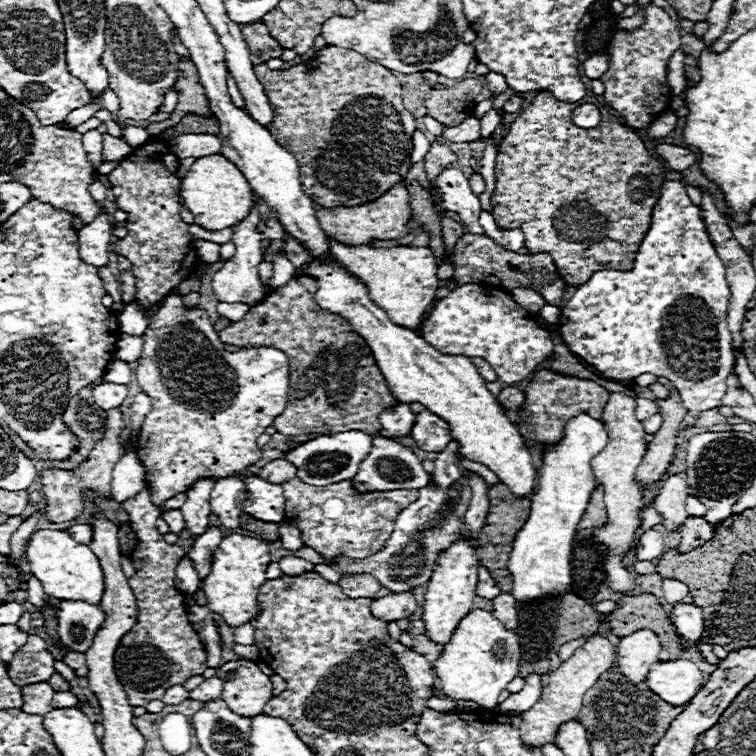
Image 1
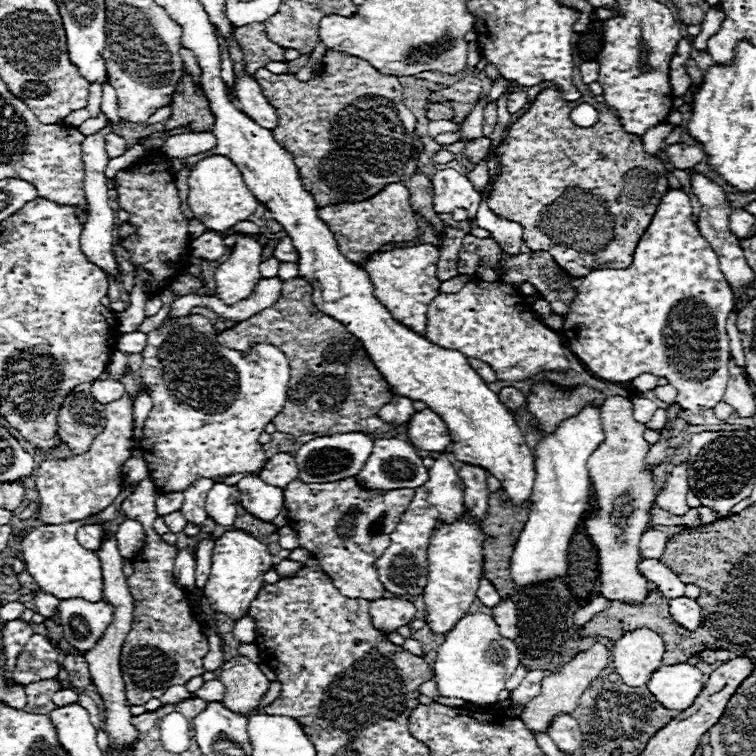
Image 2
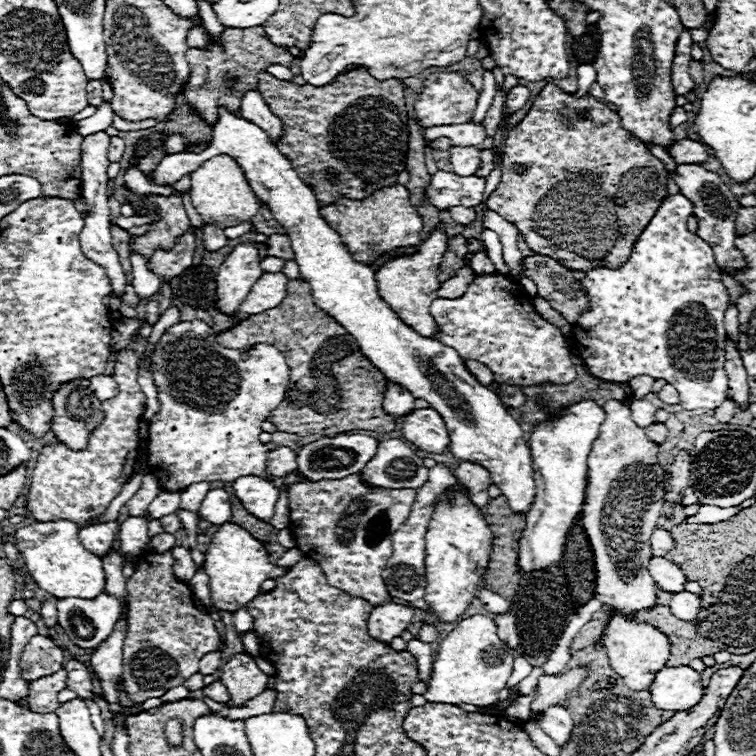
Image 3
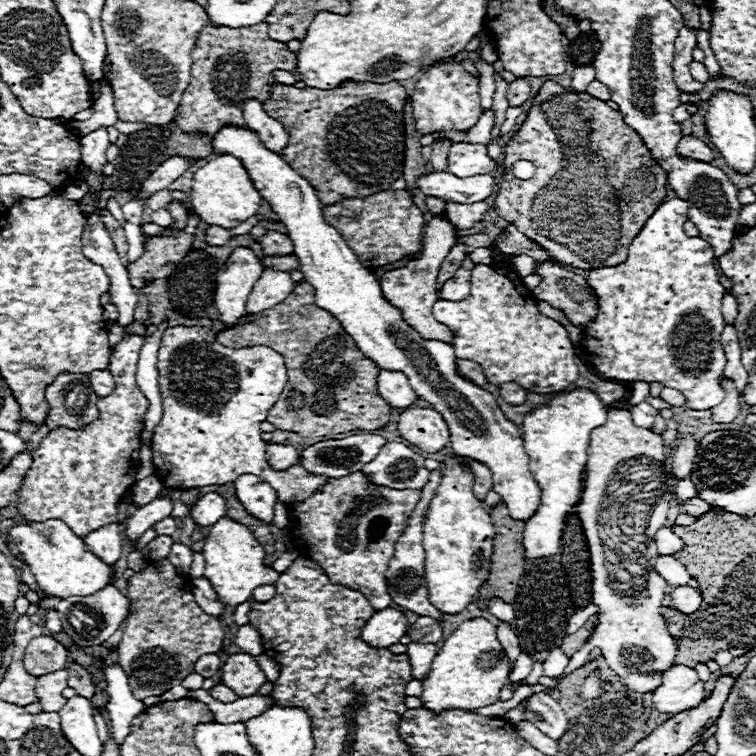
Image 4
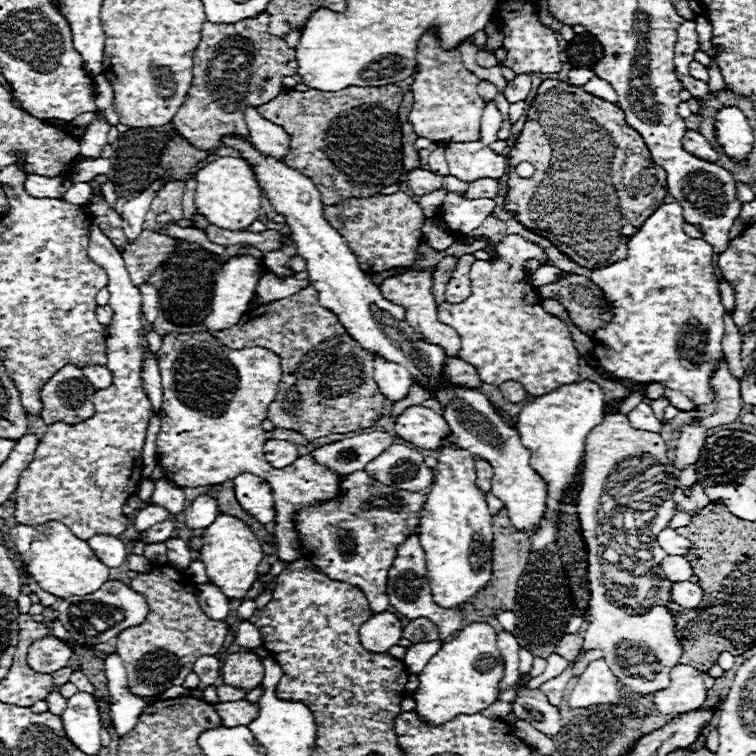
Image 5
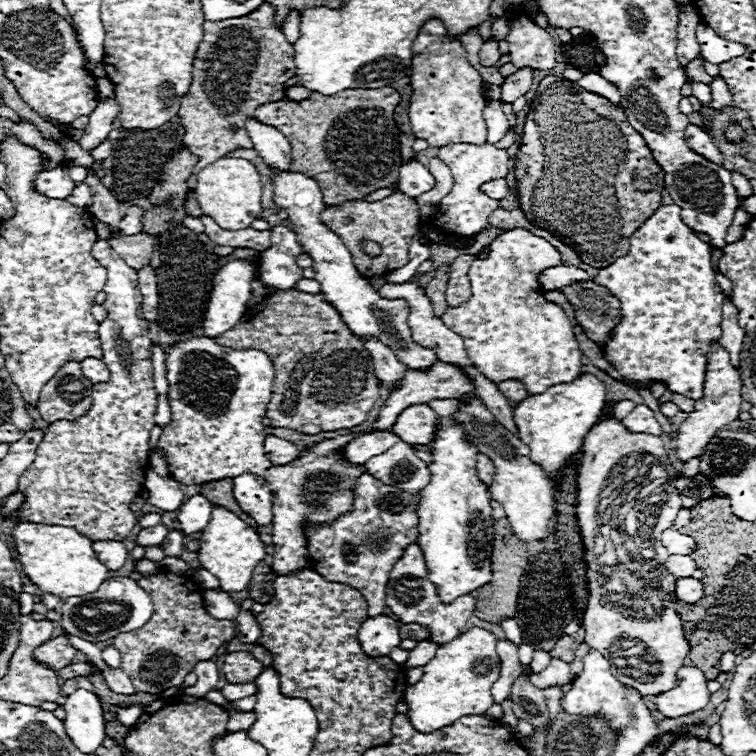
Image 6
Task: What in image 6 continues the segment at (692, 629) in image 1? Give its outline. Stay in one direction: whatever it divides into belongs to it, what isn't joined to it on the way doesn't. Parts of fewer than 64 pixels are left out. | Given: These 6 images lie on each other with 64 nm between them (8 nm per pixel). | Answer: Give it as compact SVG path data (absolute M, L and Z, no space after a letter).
M680 578L680 580L676 580L674 594L676 594L676 600L680 600L680 602L696 604L696 602L702 598L702 588L704 588L704 586L702 586L700 580Z

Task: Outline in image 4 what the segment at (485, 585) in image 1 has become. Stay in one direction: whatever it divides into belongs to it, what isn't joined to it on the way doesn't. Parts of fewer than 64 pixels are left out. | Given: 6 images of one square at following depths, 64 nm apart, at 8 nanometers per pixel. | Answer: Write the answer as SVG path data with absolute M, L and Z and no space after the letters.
M490 598L490 602L488 602L488 612L494 614L498 620L508 620L508 622L514 620L512 604L506 604L506 602L500 600L500 598Z

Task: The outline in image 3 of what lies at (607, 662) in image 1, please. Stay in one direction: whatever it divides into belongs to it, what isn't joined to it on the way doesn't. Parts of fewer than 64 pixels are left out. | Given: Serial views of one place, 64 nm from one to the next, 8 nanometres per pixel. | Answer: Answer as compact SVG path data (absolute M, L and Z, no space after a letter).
M574 666L558 676L542 676L538 680L538 694L530 704L530 720L534 722L550 706L564 706L570 698L570 692L578 690L588 676L586 666Z

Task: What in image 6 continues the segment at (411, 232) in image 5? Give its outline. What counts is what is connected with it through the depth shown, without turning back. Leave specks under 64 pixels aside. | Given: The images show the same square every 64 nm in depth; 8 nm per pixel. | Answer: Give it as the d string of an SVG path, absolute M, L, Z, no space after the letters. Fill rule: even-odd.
M394 192L392 196L378 200L378 202L366 202L366 200L348 200L338 206L326 206L322 216L324 224L336 232L344 244L350 248L354 264L358 266L358 272L366 278L388 274L390 270L396 270L408 263L408 248L410 240L418 232L421 224L420 210L414 198ZM374 240L382 246L380 256L368 256L362 248L362 242Z

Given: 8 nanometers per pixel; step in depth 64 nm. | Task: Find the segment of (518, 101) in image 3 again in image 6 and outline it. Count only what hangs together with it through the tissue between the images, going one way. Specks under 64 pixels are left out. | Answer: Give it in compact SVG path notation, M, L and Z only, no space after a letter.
M522 68L518 72L514 72L512 76L506 78L506 82L500 86L502 88L502 100L504 102L514 102L520 96L524 96L530 90L532 84L532 70L530 68Z

